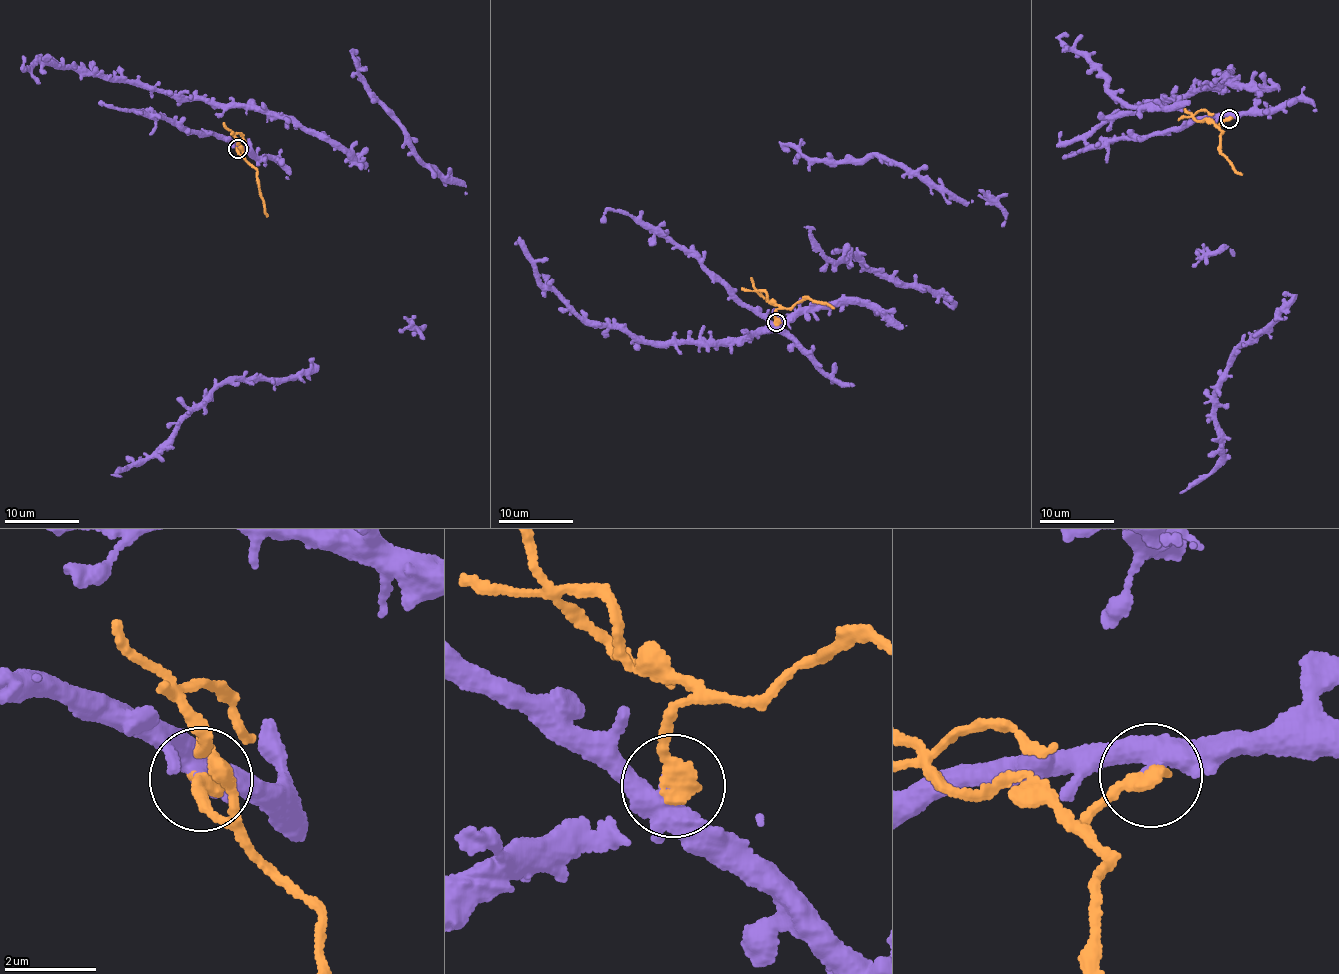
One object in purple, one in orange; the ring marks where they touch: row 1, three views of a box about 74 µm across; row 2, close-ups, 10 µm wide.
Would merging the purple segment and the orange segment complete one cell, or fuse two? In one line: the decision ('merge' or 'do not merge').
do not merge

